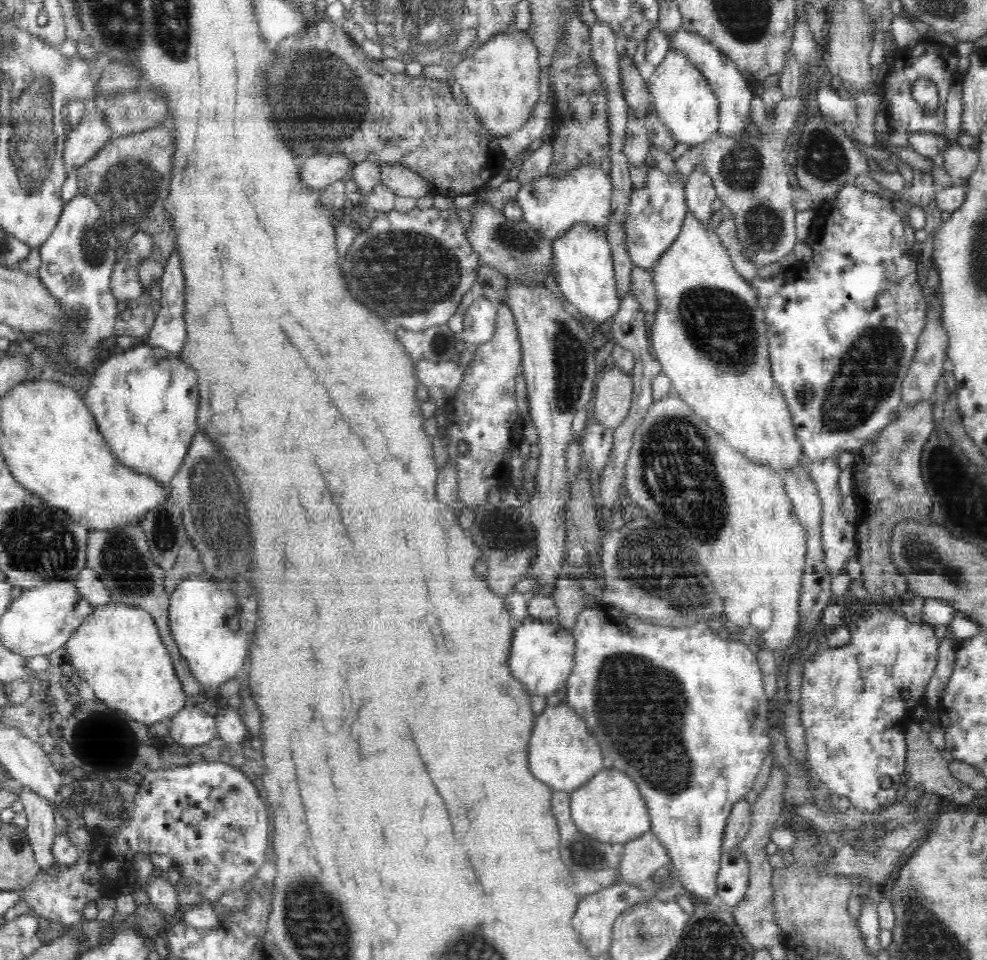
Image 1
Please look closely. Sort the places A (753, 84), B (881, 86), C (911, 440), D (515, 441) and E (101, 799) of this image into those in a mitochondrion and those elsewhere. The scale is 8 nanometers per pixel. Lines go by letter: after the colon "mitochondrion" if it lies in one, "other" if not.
A: other
B: other
C: mitochondrion
D: other
E: mitochondrion

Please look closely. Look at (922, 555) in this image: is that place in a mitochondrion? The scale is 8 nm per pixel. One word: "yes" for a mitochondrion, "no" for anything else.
yes

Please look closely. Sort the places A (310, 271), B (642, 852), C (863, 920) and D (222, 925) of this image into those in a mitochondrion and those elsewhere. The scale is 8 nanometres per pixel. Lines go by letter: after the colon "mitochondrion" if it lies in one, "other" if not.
A: other
B: other
C: other
D: other

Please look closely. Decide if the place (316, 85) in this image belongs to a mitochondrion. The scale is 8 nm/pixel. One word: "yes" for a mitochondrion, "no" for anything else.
yes

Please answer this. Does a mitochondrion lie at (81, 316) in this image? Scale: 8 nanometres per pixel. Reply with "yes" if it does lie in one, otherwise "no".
yes

